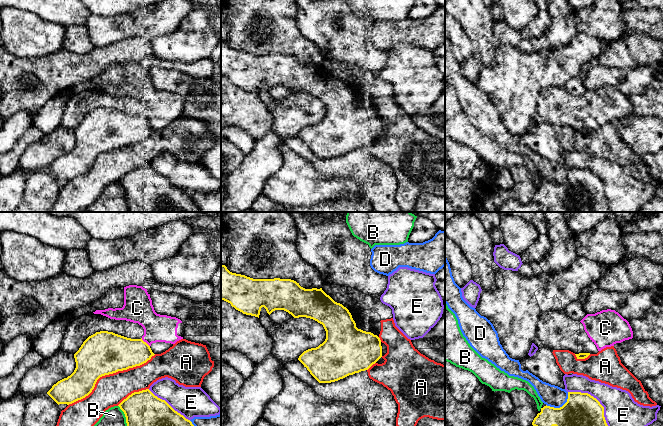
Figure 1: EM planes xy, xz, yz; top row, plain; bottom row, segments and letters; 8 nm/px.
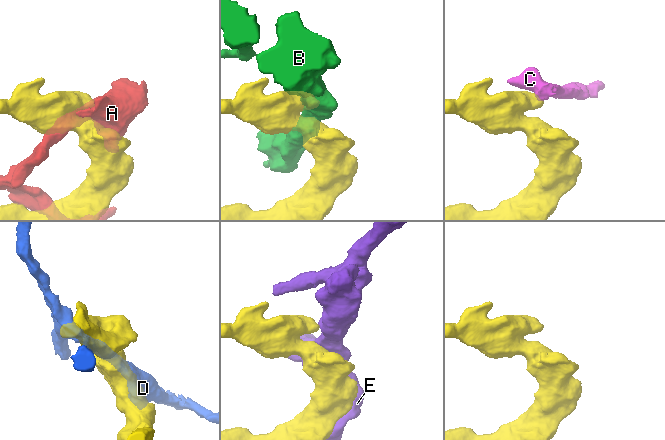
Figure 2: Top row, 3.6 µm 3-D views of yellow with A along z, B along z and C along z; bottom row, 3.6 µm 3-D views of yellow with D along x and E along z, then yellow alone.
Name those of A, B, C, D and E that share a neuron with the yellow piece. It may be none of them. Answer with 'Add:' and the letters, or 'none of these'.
Add: none of these

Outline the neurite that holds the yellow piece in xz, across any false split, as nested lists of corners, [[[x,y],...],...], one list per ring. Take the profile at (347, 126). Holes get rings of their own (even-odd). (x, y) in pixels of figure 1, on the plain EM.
[[[221,40],[221,76],[243,90],[258,94],[264,83],[269,91],[275,86],[284,86],[294,94],[306,93],[322,100],[326,107],[325,117],[316,124],[304,127],[298,134],[319,159],[335,158],[368,146],[382,133],[380,114],[358,105],[349,86],[335,78],[322,64],[305,65],[291,55],[253,55],[232,49]]]

